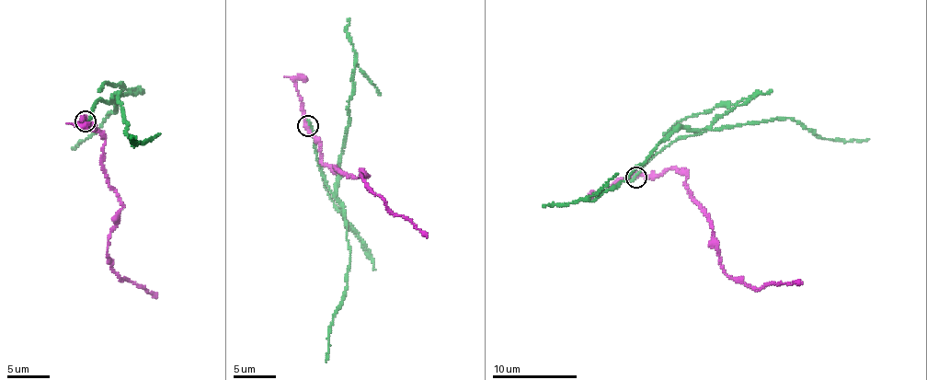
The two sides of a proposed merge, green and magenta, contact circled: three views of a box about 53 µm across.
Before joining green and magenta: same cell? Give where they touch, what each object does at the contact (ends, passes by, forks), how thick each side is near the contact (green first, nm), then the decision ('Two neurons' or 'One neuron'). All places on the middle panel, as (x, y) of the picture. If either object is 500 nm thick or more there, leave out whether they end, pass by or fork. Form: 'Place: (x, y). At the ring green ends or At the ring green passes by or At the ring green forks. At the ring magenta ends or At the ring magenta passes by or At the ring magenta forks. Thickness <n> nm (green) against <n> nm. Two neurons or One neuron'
Place: (308, 126). At the ring green ends. At the ring magenta passes by. Thickness 200 nm (green) against 280 nm. Two neurons

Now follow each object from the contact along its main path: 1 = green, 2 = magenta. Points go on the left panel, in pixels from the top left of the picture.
1: (85, 121), (93, 112), (94, 104), (101, 99), (116, 106), (117, 110), (108, 115), (91, 137), (72, 148)
2: (85, 121), (105, 140), (101, 168), (122, 207), (108, 244), (108, 261), (120, 279), (137, 283), (156, 298)

